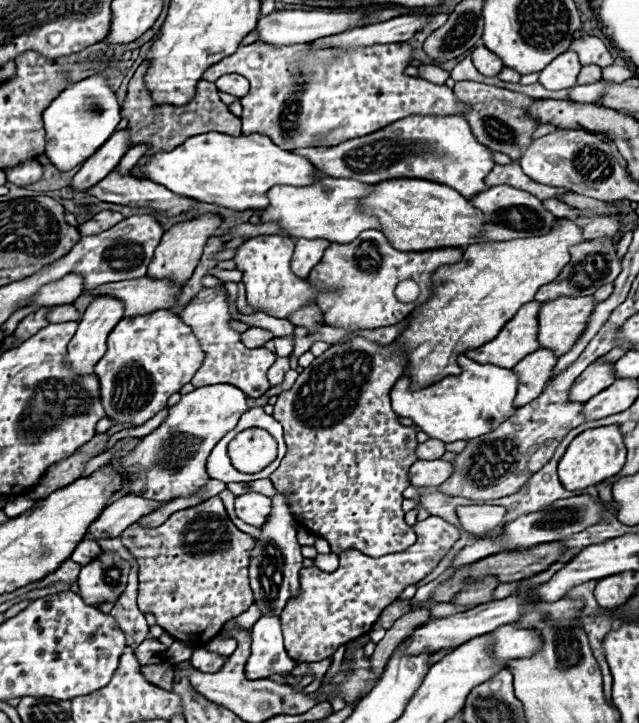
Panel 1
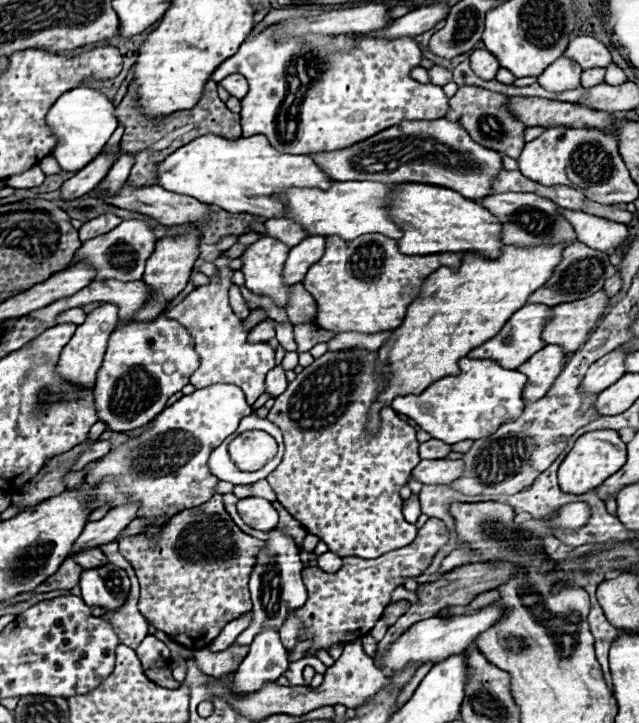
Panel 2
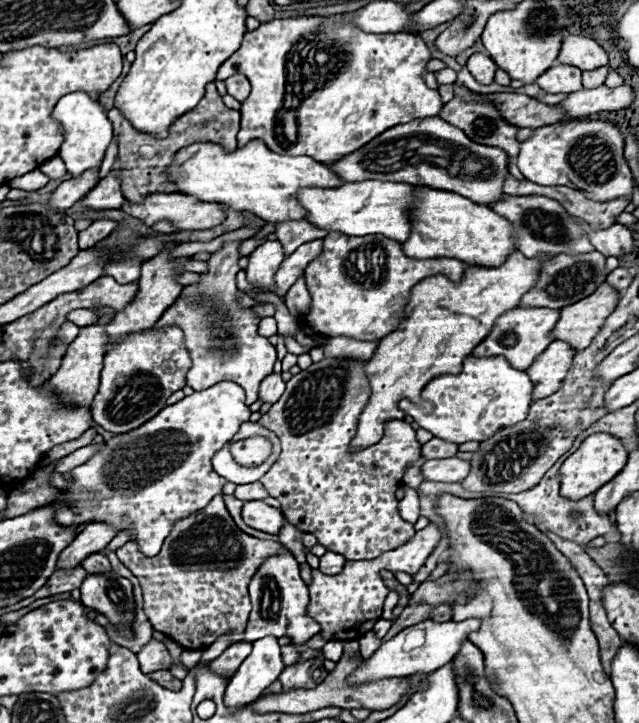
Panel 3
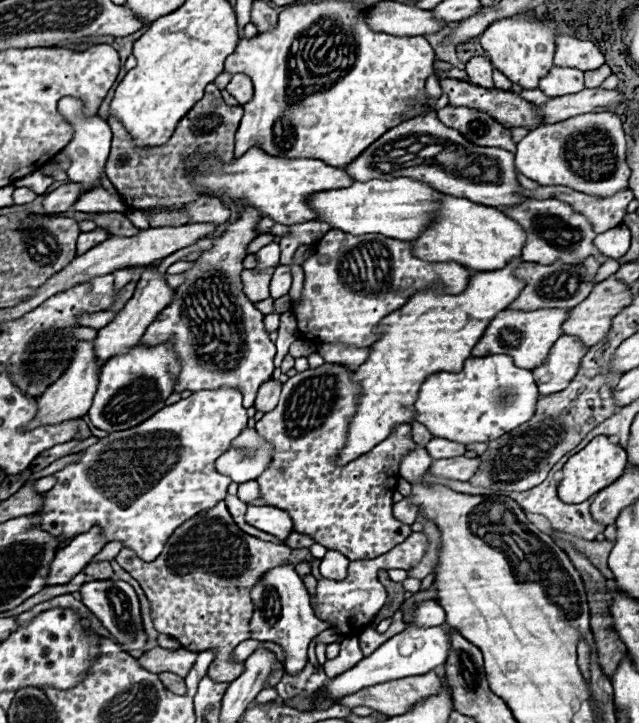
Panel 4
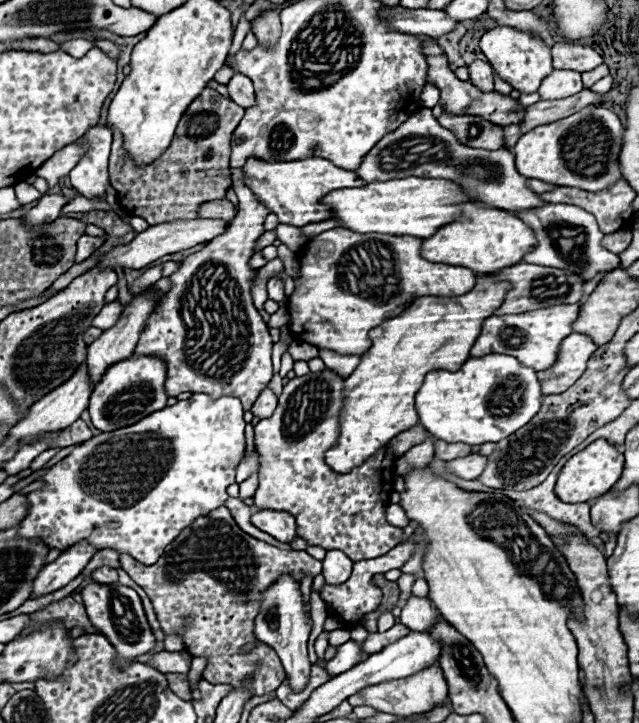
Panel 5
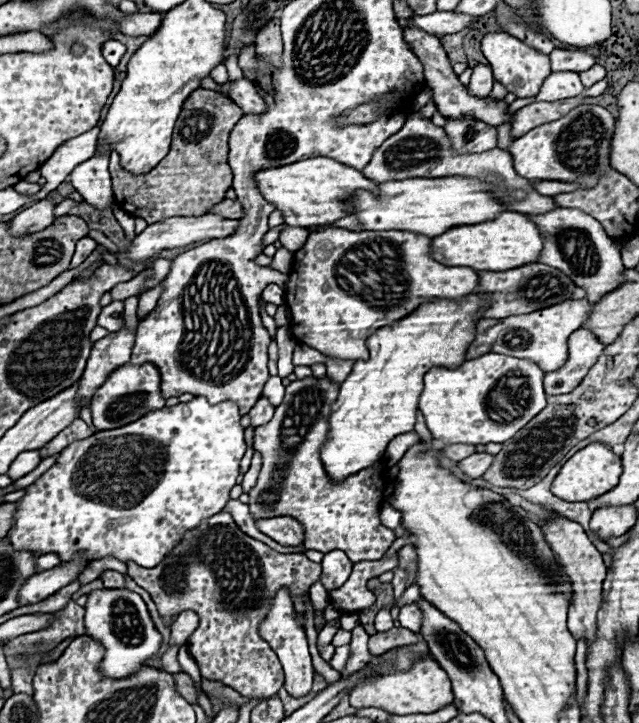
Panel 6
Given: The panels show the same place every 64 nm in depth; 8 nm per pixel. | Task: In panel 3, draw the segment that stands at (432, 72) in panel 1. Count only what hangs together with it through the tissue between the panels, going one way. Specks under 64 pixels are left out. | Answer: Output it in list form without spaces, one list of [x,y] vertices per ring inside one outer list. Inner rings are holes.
[[[444,68],[440,71],[434,72],[437,83],[439,85],[453,84],[457,78],[457,72],[451,68]]]

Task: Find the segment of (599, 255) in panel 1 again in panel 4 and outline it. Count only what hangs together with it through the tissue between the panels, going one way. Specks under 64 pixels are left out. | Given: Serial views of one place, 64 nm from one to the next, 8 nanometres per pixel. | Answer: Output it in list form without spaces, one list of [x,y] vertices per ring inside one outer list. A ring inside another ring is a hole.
[[[586,258],[582,264],[522,264],[516,270],[518,278],[526,280],[526,288],[520,292],[518,300],[510,304],[510,310],[540,310],[540,308],[572,308],[580,304],[594,288],[594,276],[598,274],[600,262],[596,258]]]

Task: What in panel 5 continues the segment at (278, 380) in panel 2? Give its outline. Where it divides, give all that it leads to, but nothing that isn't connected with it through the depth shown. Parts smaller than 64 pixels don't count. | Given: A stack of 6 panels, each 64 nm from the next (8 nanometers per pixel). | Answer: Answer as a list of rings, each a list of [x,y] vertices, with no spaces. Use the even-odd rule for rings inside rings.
[[[264,388],[264,390],[260,392],[260,396],[258,396],[258,400],[256,400],[254,406],[252,406],[252,414],[256,416],[256,420],[268,418],[268,416],[272,416],[276,404],[278,404],[278,396],[276,396],[270,388]]]

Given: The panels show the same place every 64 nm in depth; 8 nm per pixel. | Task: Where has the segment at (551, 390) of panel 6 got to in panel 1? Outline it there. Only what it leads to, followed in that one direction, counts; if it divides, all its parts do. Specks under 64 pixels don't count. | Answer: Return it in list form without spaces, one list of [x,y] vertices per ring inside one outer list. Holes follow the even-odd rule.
[[[540,348],[528,354],[526,358],[522,358],[512,368],[512,372],[518,376],[518,392],[514,398],[516,408],[530,404],[544,392],[554,364],[556,364],[556,356],[552,354],[552,350]]]

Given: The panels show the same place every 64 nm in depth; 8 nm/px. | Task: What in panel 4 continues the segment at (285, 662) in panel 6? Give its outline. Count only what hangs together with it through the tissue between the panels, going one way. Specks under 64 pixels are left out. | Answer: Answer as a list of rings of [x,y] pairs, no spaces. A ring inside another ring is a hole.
[[[280,564],[262,574],[258,584],[252,588],[252,602],[254,602],[254,614],[250,620],[250,638],[258,642],[274,642],[280,644],[286,652],[286,672],[298,674],[306,662],[308,662],[308,646],[314,636],[318,636],[322,630],[330,628],[330,623],[324,624],[318,620],[312,612],[308,590],[300,576],[296,574],[292,564]]]

